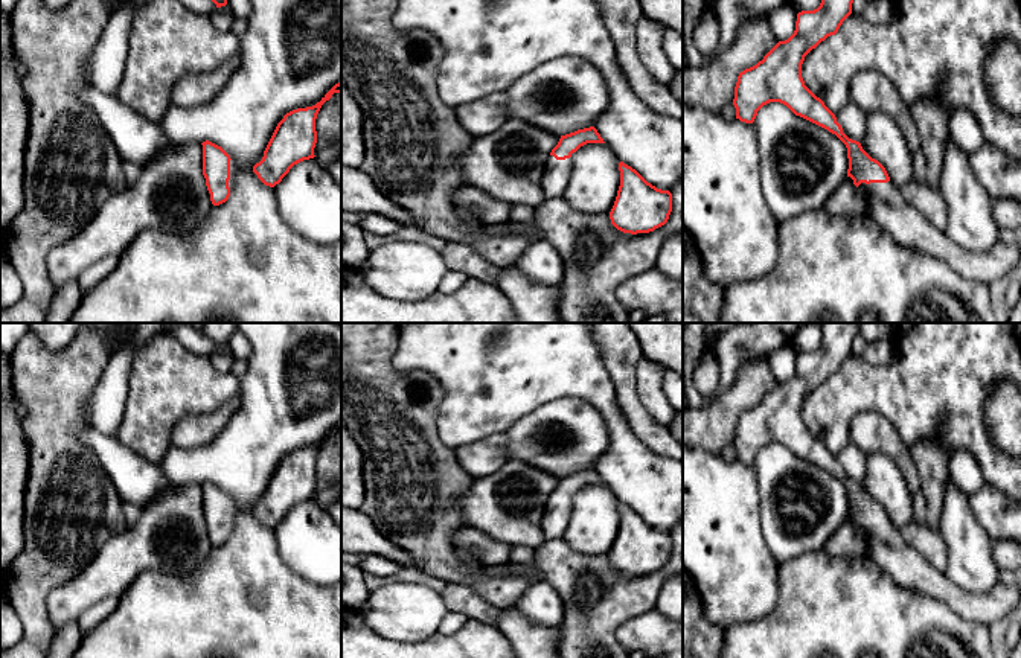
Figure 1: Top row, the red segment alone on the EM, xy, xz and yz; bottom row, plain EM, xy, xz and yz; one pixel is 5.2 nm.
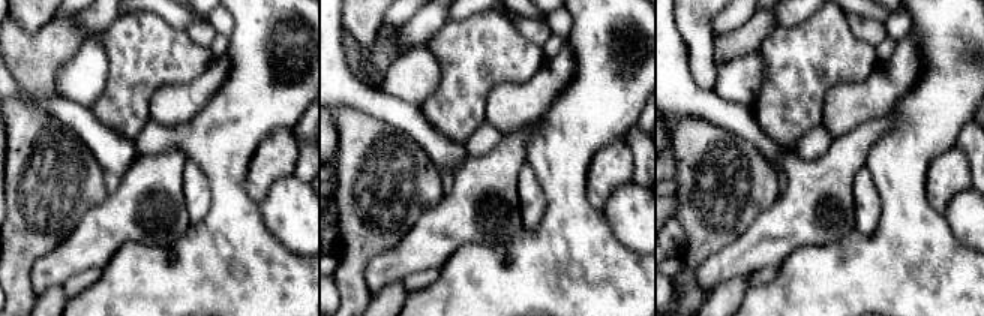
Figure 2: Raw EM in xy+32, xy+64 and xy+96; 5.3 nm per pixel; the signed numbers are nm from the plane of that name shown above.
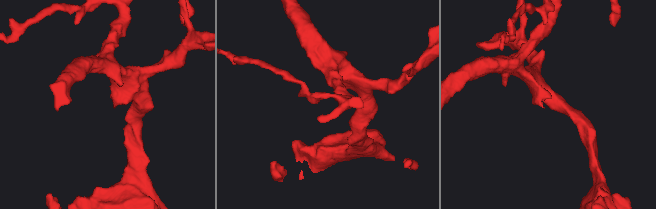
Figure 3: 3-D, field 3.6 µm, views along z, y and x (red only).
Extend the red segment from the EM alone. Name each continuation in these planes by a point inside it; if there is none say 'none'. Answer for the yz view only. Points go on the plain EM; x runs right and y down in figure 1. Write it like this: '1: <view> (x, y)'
1: yz (884, 544)

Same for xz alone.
1: xz (556, 514)

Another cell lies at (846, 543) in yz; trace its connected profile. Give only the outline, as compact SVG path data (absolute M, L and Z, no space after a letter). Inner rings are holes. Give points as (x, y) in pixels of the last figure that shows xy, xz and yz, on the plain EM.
M846 516L840 529L827 539L824 548L832 557L855 557L869 561L866 542L863 541L853 521Z

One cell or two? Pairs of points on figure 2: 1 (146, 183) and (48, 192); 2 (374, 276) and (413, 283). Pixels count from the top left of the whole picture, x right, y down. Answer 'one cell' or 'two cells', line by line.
1: two cells
2: two cells

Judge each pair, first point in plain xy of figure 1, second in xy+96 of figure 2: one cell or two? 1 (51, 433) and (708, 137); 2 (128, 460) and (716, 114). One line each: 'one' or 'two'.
1: one
2: one

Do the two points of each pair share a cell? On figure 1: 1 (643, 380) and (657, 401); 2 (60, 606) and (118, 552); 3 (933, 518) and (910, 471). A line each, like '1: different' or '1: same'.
1: same
2: same
3: different

